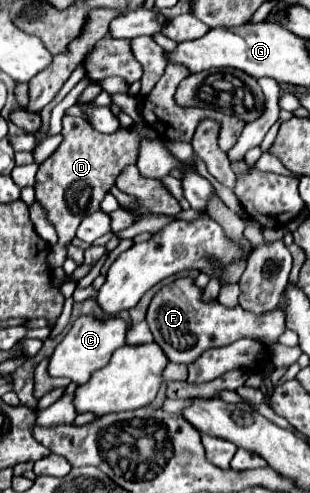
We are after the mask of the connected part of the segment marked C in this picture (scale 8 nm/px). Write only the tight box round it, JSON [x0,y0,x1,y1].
[49,314,127,384]

